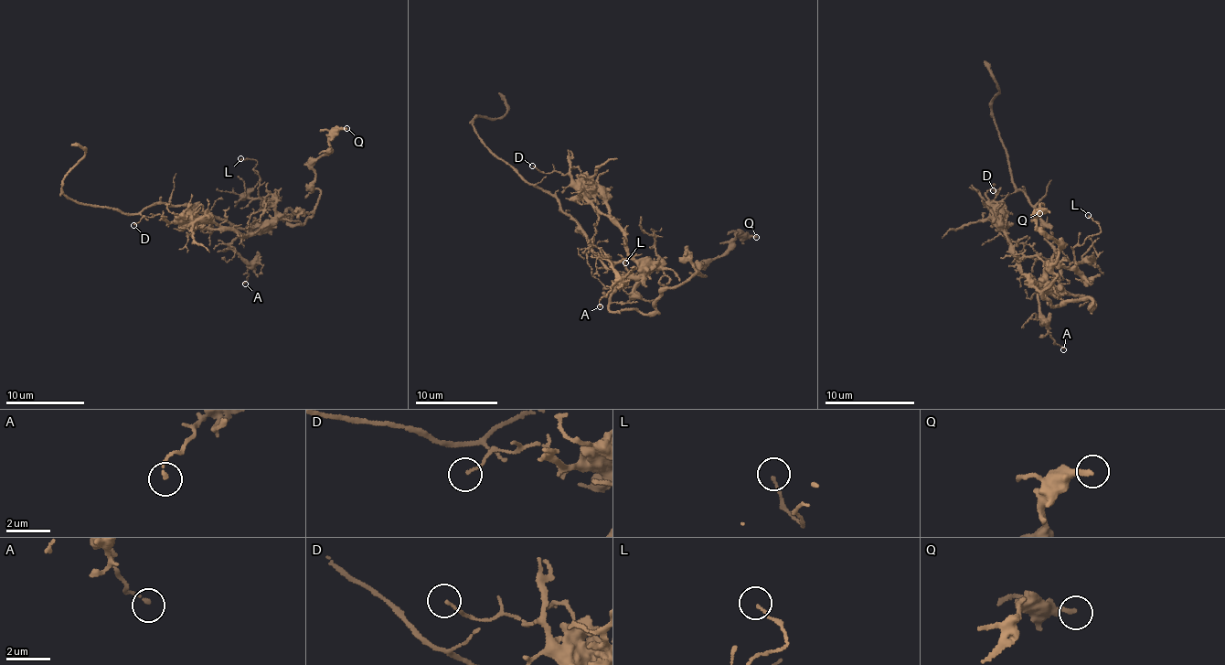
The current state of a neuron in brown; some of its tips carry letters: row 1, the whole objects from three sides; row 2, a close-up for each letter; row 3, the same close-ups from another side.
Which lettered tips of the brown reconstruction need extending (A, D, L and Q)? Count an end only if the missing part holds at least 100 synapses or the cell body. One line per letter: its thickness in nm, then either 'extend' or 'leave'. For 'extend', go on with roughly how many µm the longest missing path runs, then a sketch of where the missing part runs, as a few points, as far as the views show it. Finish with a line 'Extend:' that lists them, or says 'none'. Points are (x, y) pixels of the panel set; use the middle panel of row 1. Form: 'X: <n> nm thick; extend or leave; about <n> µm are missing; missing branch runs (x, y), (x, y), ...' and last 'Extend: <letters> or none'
A: 130 nm thick; leave
D: 110 nm thick; leave
L: 110 nm thick; leave
Q: 240 nm thick; leave
Extend: none

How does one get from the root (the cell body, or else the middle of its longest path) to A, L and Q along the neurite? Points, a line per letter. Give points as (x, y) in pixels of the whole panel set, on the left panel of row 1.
A: (212, 217), (236, 226), (253, 227), (229, 246), (249, 265), (247, 281), (242, 284), (245, 284)
L: (212, 217), (254, 228), (276, 215), (275, 199), (258, 196), (260, 183), (253, 169), (255, 161), (240, 158)
Q: (212, 217), (244, 228), (278, 219), (303, 223), (320, 193), (314, 189), (313, 162), (346, 128)

